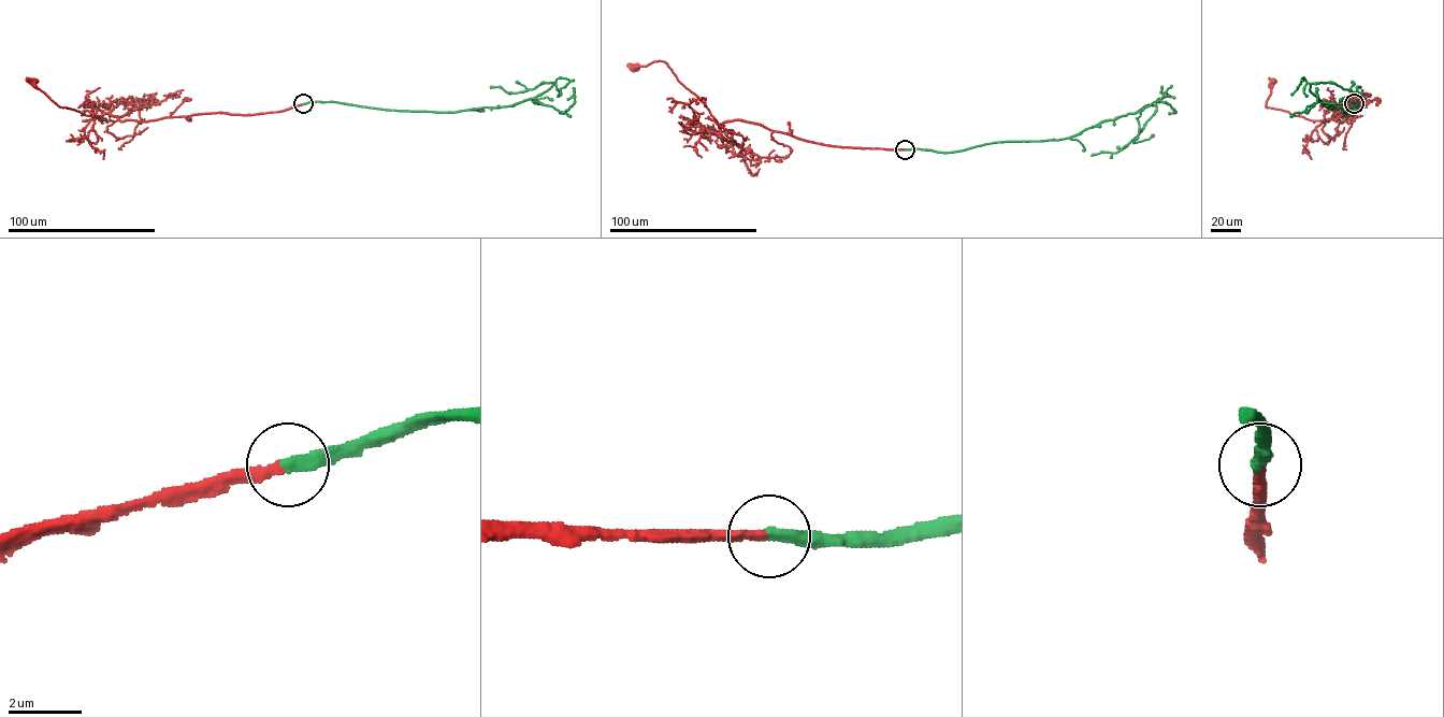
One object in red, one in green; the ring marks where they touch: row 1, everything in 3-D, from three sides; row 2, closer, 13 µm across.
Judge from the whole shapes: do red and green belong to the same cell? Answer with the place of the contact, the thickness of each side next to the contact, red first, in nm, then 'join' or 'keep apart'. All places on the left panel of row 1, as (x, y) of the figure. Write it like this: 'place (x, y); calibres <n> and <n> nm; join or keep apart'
place (303, 103); calibres 240 and 400 nm; join

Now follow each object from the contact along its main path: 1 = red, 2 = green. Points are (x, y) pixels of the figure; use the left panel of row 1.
1: (303, 104), (253, 114), (216, 113), (114, 122), (58, 106), (33, 82)
2: (303, 103), (456, 112), (513, 105), (554, 83), (517, 92), (490, 87)

